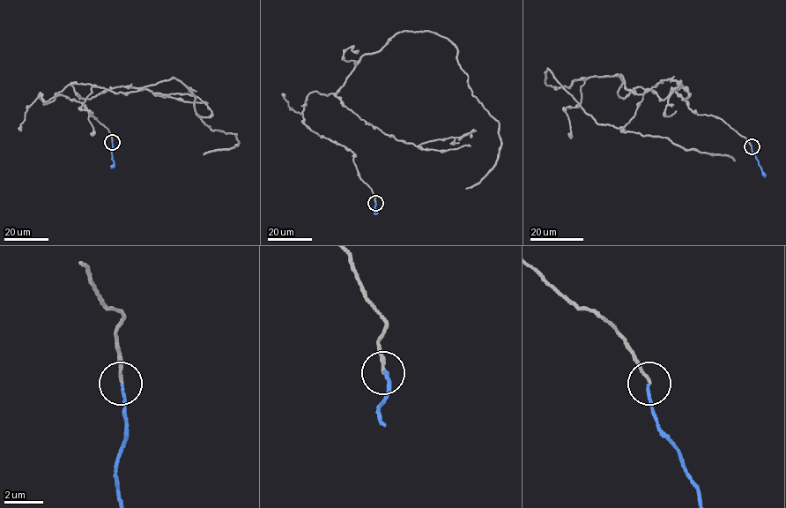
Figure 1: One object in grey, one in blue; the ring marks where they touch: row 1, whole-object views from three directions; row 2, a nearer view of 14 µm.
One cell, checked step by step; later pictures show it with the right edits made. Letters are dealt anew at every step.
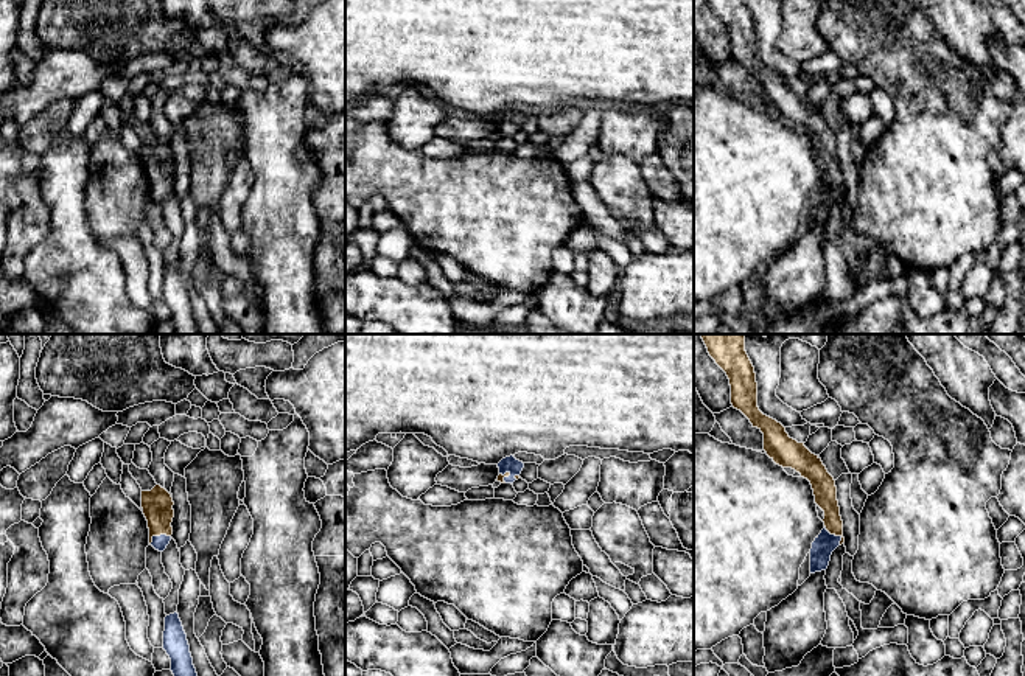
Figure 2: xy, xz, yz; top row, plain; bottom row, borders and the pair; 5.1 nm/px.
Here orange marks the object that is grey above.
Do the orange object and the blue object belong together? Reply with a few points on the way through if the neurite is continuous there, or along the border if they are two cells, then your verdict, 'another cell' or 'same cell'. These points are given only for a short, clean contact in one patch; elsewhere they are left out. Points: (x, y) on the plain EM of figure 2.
across yz (825, 142), (836, 187), (823, 198) | same cell

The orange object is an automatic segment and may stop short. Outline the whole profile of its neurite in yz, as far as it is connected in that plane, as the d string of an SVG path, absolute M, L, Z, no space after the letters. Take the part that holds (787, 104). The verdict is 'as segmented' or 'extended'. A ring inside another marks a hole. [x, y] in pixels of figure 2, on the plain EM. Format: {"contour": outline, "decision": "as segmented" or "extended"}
{"contour": "M708 0L708 5L729 31L733 59L764 85L767 107L776 117L792 120L810 134L815 155L824 163L824 180L810 200L810 225L826 222L832 204L845 194L834 129L818 107L804 95L790 90L781 75L759 62L756 25L745 0Z", "decision": "extended"}

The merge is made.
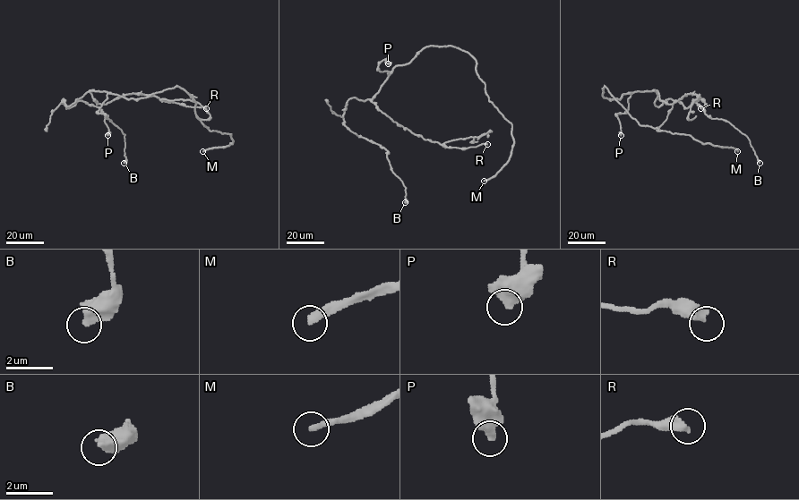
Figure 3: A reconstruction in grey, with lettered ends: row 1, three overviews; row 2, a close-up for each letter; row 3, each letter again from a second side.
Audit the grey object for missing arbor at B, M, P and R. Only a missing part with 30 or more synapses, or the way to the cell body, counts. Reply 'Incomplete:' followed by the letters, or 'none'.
Incomplete: M

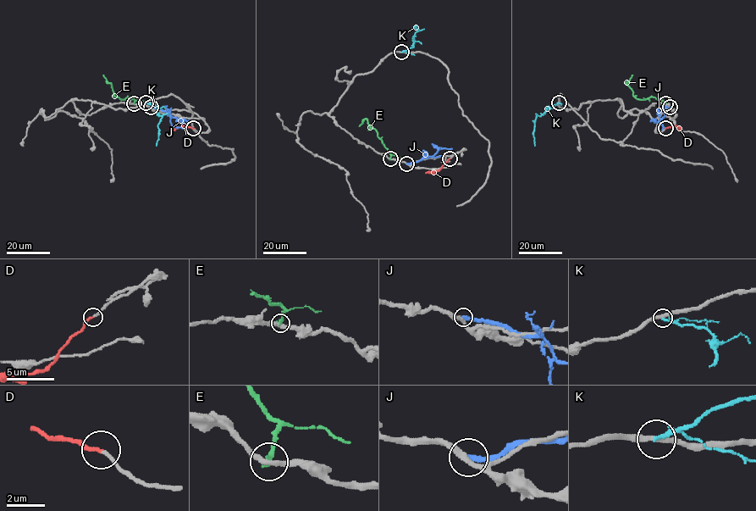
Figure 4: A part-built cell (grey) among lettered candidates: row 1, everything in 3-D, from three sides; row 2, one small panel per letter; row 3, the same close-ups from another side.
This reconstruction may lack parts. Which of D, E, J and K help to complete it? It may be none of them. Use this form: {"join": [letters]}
{"join": ["D"]}

